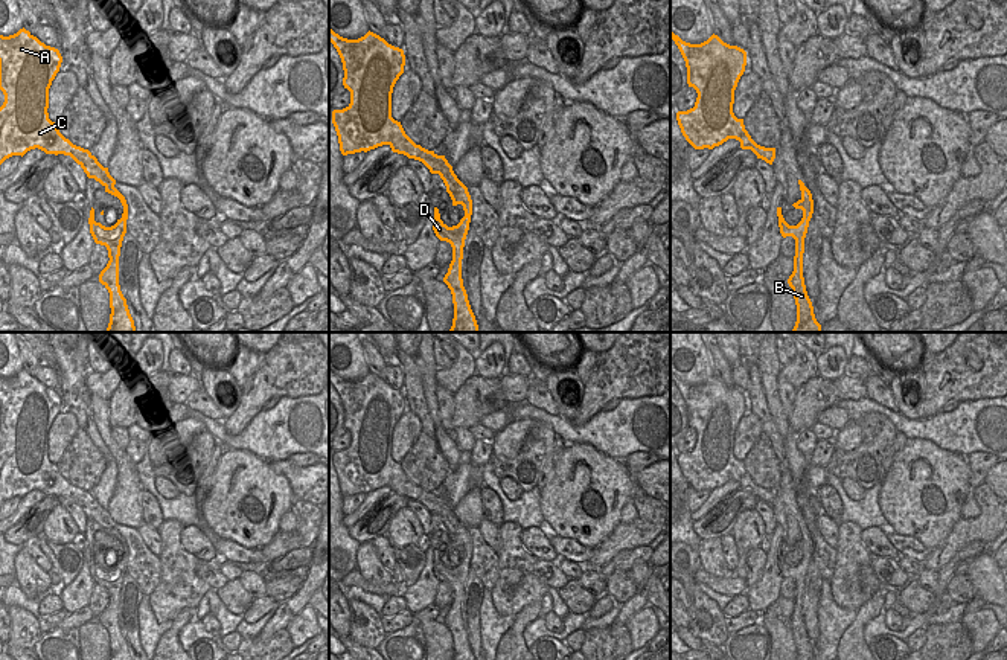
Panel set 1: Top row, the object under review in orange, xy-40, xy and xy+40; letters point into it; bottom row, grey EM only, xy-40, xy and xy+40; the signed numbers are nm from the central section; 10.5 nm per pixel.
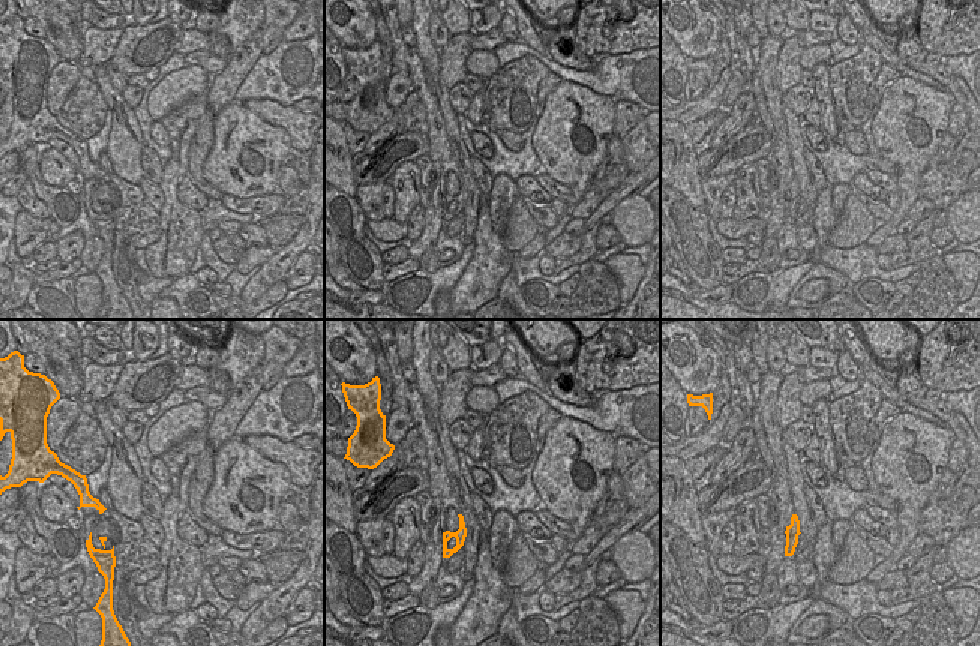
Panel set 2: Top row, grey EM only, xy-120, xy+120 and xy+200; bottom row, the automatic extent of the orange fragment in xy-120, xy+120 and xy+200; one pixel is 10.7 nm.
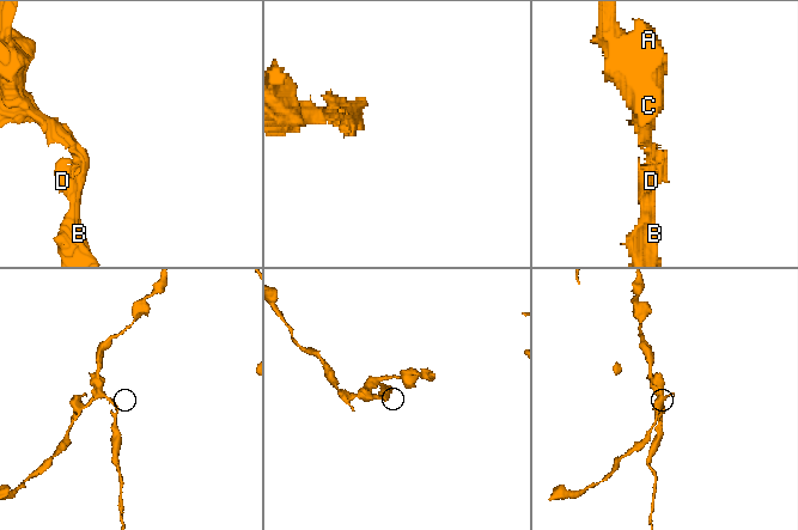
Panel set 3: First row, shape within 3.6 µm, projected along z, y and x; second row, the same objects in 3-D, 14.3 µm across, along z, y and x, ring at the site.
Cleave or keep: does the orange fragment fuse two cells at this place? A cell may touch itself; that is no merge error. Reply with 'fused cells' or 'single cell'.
fused cells

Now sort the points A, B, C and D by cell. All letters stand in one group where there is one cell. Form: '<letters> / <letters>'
A C / B D

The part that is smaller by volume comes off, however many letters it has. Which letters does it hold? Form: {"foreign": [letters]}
{"foreign": ["B", "D"]}

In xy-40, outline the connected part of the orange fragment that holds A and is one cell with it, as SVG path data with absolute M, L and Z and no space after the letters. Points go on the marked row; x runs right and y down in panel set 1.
M24 27L17 34L0 35L0 90L5 102L0 107L0 165L12 155L24 155L30 149L46 154L70 155L87 174L105 187L114 187L116 180L98 159L81 146L66 139L55 122L49 119L49 88L59 72L62 56L58 49L46 46Z

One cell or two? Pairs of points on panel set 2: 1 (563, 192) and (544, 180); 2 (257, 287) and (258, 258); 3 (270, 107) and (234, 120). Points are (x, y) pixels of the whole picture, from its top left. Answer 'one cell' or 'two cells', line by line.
1: one cell
2: two cells
3: two cells

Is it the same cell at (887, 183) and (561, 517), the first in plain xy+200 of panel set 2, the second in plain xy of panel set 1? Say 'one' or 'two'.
two

